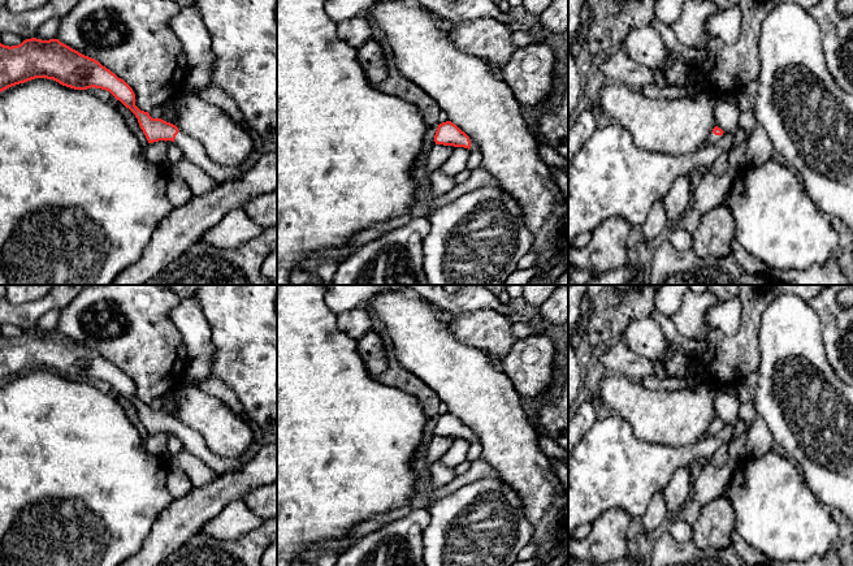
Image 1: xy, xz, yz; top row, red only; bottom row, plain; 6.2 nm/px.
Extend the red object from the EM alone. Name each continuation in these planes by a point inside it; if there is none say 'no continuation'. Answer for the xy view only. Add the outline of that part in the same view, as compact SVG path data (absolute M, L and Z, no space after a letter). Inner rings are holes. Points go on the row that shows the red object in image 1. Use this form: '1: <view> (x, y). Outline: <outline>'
1: xy (194, 151). Outline: M181 130L176 135L174 142L185 154L185 157L202 168L216 183L238 180L243 173L237 167L221 167L213 163L207 156L203 144L198 139L185 134Z

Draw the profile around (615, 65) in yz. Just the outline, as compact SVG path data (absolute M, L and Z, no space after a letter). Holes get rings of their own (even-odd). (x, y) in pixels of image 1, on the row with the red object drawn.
M623 47L602 55L599 68L607 79L632 90L642 90L654 83L653 72L648 66L632 61Z

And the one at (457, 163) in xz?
M455 147L453 155L441 165L441 170L446 176L456 176L467 168L469 150L464 147Z

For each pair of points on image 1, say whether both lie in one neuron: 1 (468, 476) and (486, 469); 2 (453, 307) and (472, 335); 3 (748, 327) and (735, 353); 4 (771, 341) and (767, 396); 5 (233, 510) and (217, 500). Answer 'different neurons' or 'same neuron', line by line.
1: same neuron
2: different neurons
3: same neuron
4: same neuron
5: different neurons

